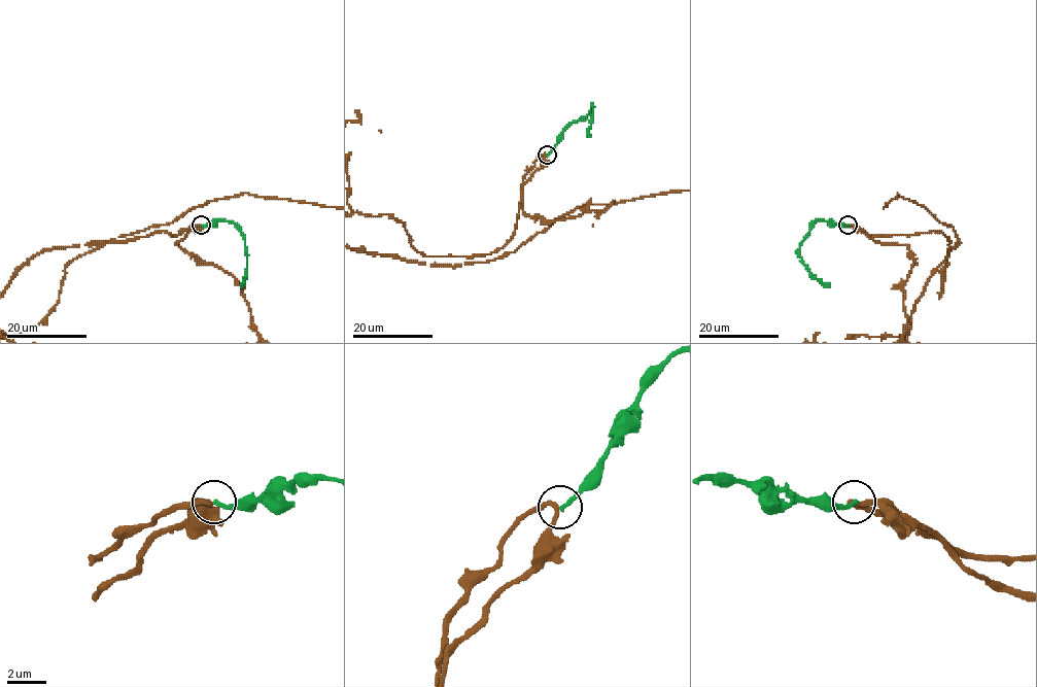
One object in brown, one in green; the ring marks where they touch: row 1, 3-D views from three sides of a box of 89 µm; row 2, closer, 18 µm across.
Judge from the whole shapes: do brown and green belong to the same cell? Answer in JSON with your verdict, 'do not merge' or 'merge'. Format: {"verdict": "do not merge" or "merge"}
{"verdict": "do not merge"}

